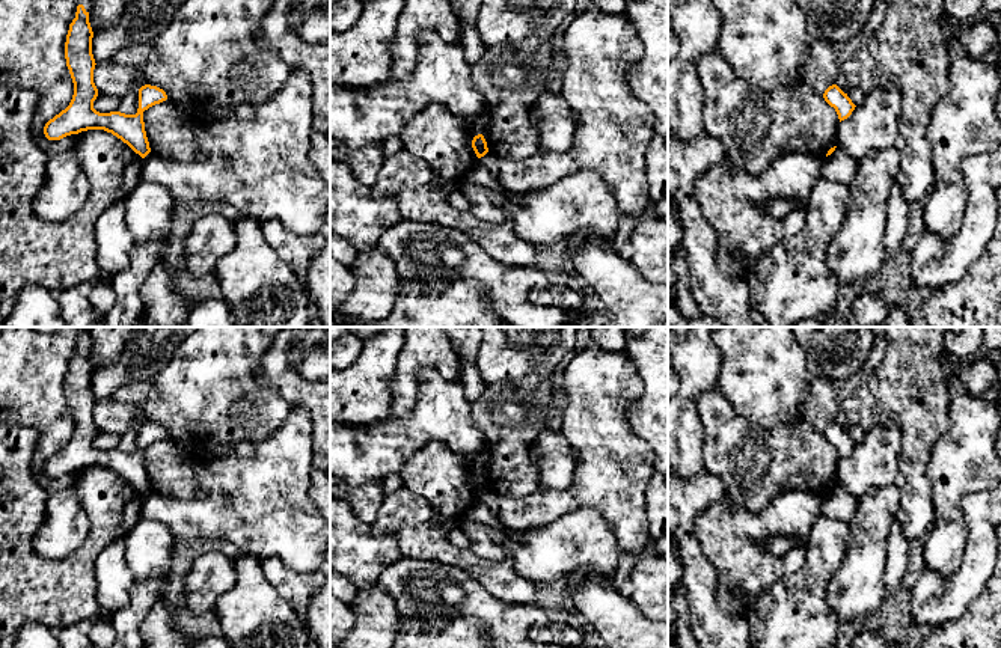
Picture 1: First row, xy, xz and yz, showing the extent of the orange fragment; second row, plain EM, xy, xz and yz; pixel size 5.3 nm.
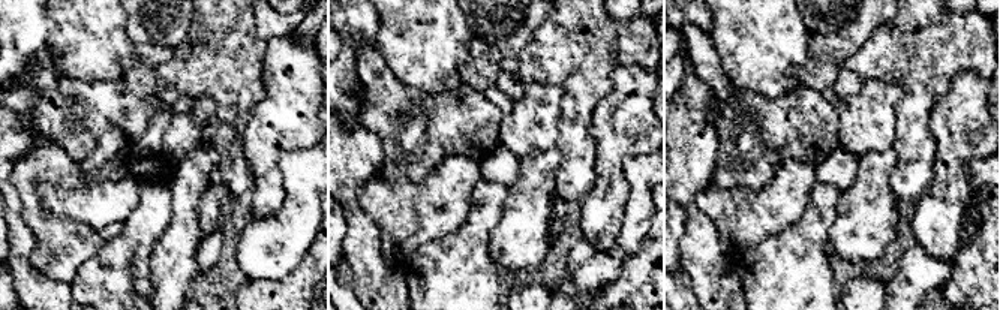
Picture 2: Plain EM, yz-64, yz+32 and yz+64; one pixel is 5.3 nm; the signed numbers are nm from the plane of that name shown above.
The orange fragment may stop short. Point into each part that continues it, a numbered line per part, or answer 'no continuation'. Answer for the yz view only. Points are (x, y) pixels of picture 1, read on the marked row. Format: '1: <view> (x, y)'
no continuation

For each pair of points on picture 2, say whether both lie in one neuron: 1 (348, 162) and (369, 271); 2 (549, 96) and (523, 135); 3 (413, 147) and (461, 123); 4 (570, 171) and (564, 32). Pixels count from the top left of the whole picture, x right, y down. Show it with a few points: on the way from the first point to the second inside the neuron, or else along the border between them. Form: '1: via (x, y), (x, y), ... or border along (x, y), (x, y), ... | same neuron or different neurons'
1: via (348, 189), (348, 199), (362, 231), (363, 244) | same neuron
2: via (549, 105), (529, 126) | same neuron
3: via (425, 135), (434, 126), (449, 123) | same neuron
4: via (574, 137), (574, 66) | same neuron

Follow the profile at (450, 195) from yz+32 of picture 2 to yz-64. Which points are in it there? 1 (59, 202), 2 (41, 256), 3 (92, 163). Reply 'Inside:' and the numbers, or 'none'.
Inside: 2

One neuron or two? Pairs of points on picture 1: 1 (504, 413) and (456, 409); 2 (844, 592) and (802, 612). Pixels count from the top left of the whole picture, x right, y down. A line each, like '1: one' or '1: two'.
1: two
2: two

